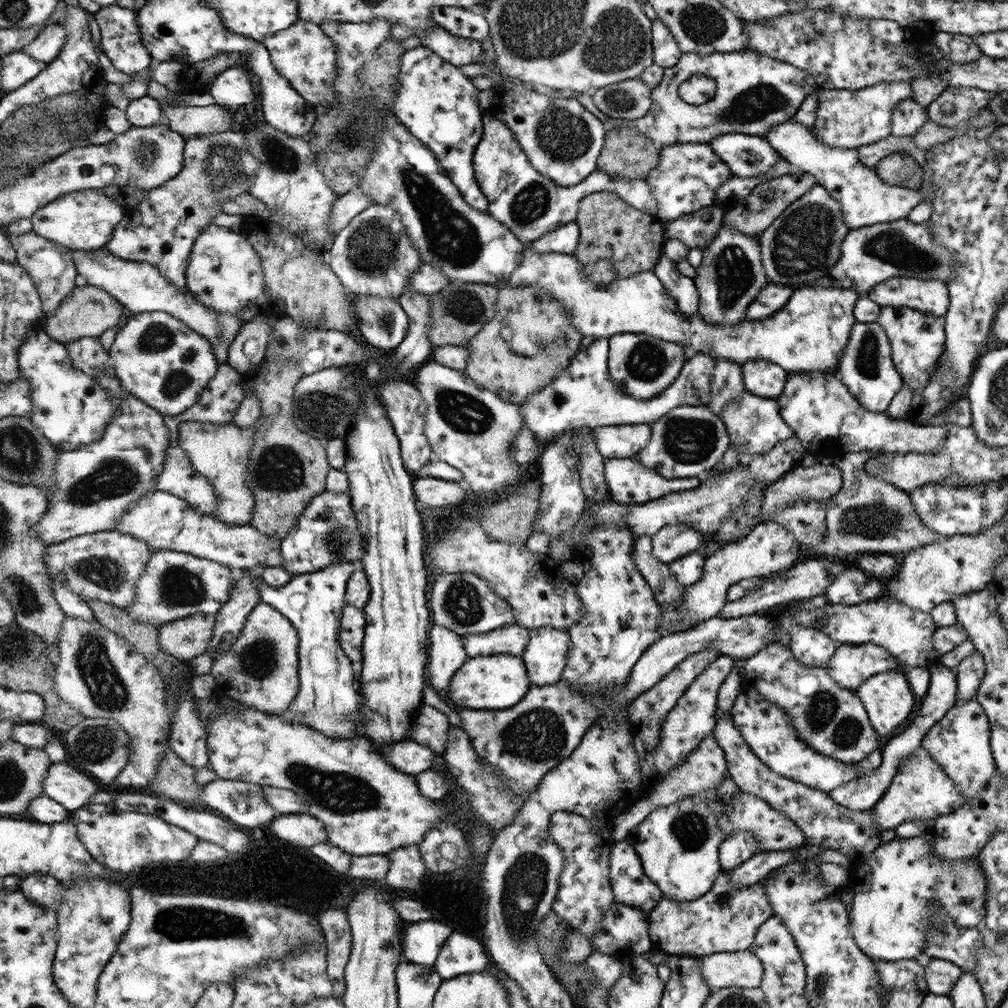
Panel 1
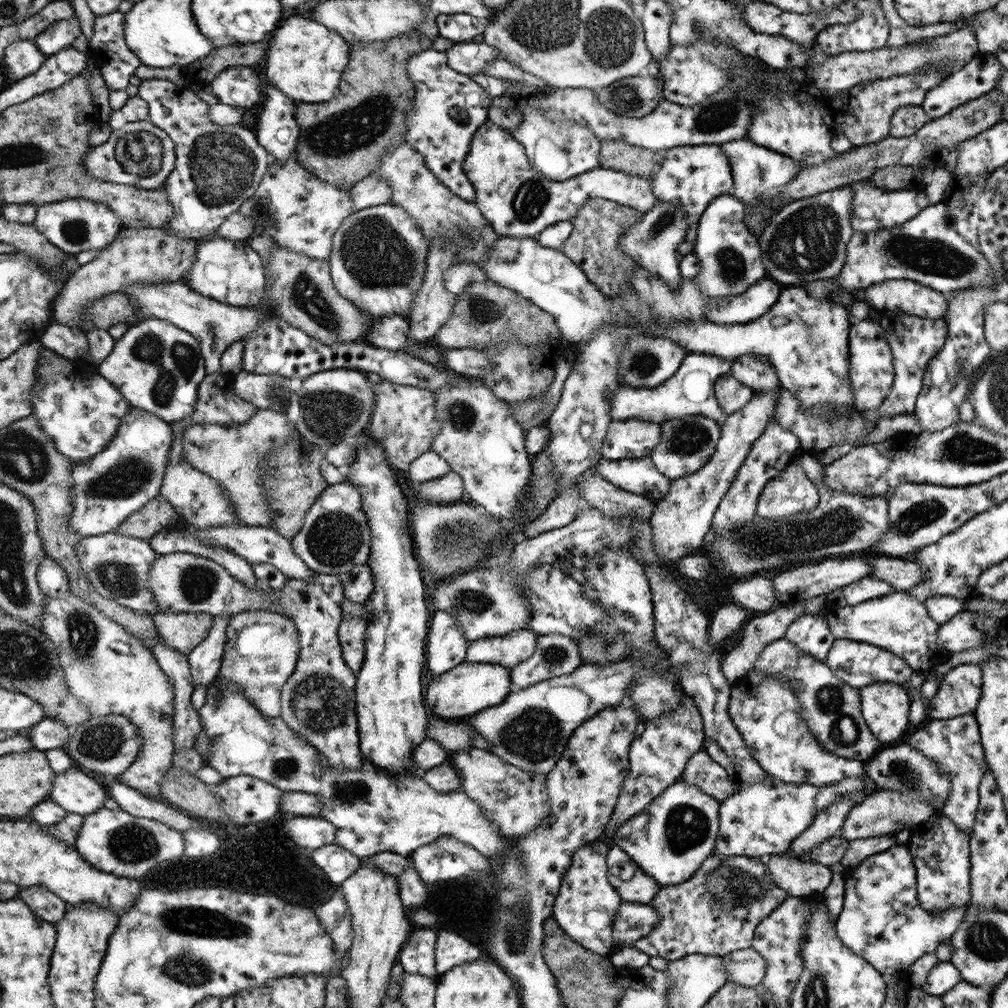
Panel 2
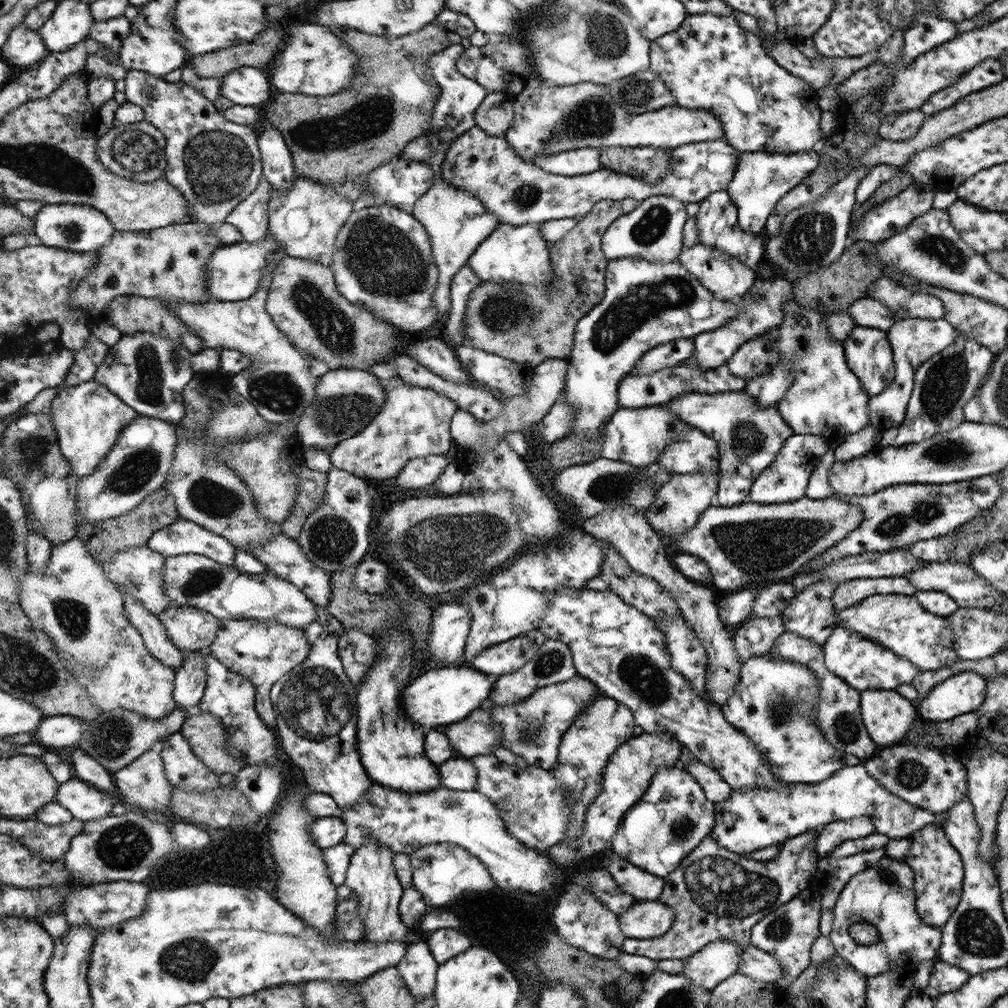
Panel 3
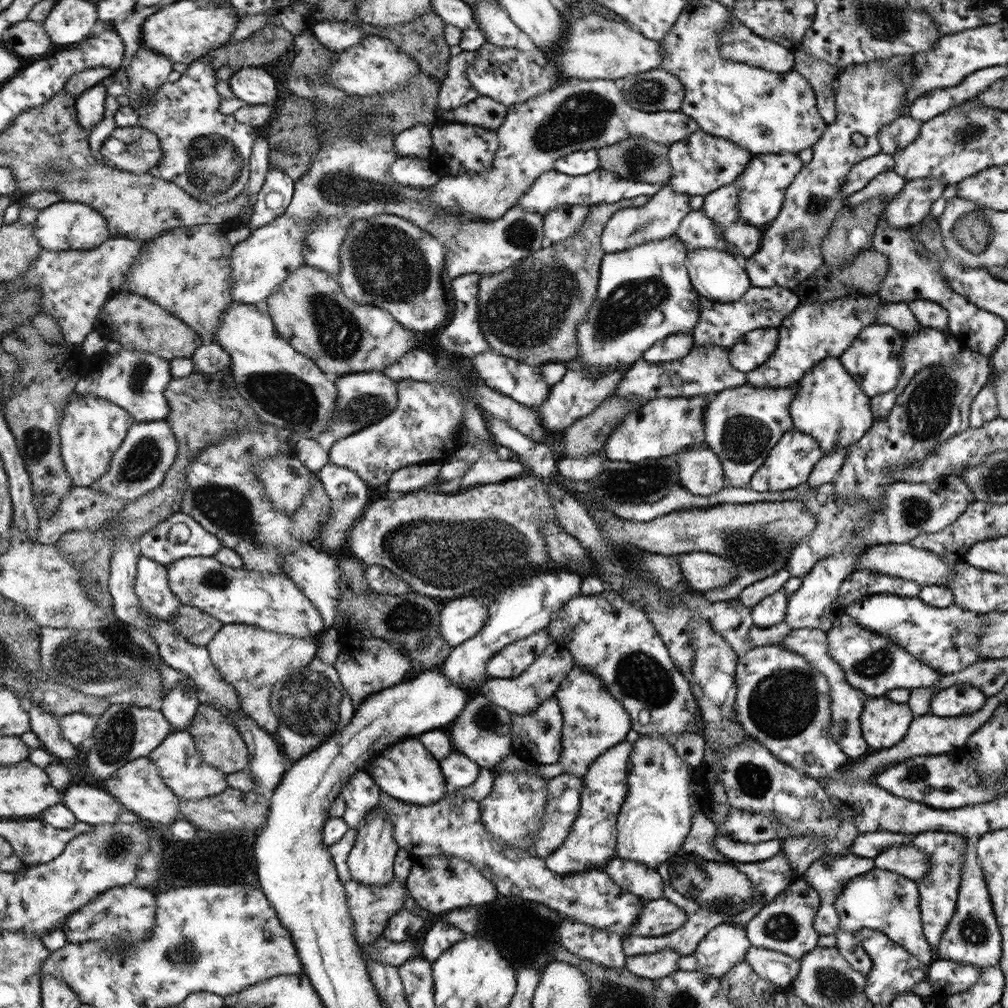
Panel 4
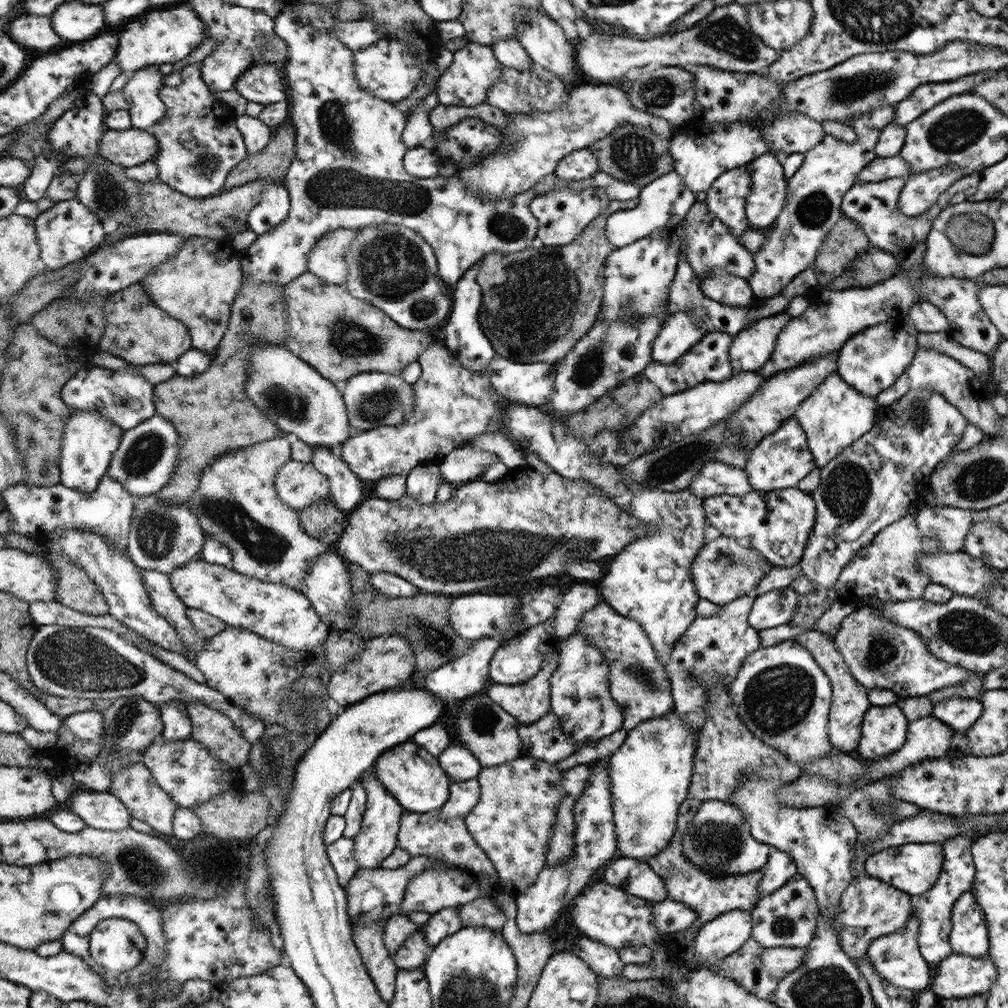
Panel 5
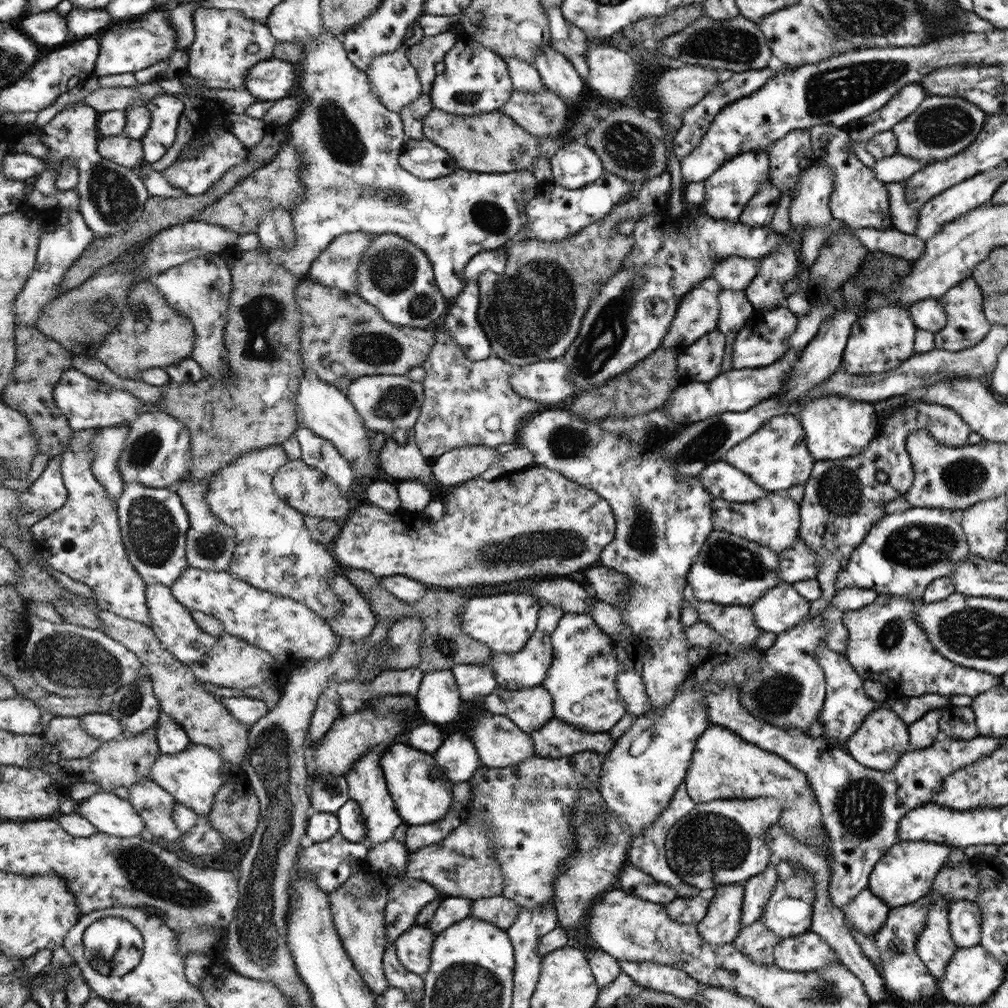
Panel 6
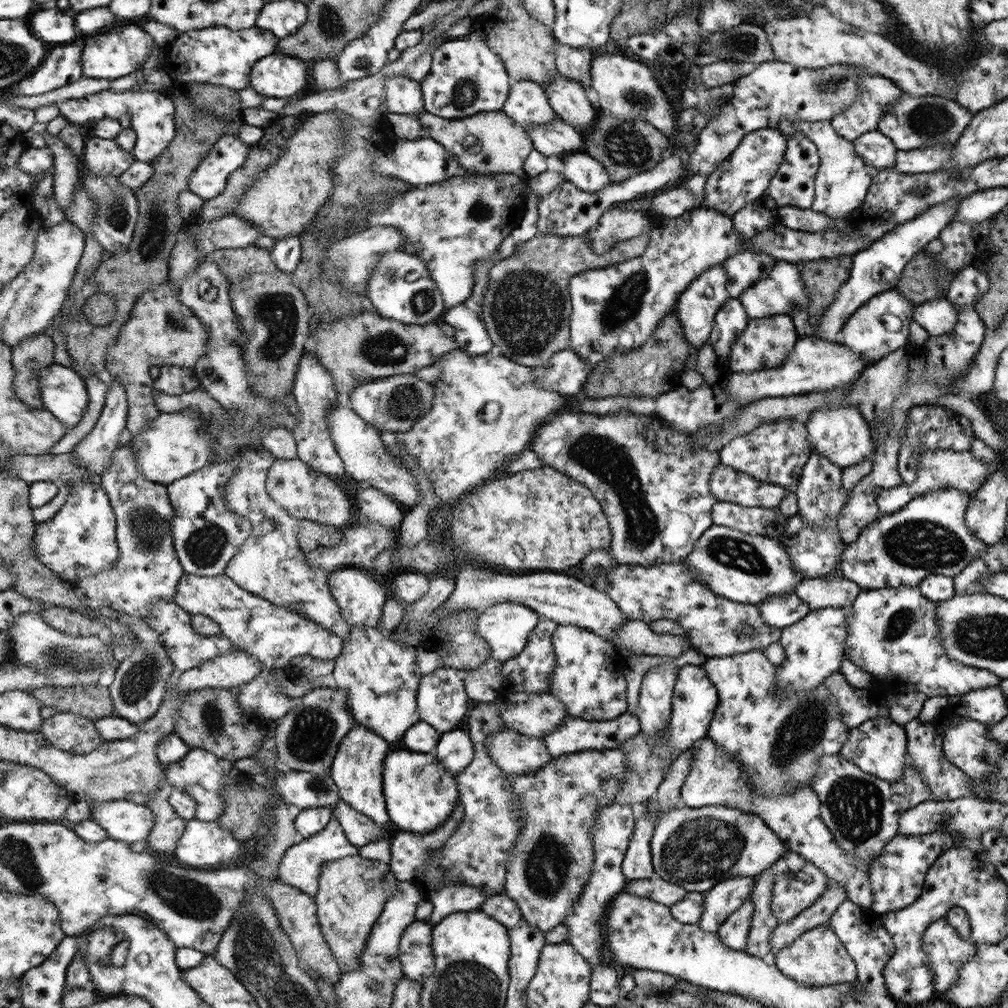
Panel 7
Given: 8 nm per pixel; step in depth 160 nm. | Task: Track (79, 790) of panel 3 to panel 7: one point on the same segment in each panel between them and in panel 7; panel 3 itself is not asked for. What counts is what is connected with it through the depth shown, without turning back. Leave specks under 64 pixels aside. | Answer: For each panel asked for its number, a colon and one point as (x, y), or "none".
4: (91, 806)
5: (98, 809)
6: (111, 814)
7: (124, 820)

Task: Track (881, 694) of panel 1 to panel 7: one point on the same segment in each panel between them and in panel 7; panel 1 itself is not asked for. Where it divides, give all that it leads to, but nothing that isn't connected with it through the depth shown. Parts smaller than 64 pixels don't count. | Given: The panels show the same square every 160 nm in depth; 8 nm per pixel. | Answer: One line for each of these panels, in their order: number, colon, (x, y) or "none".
2: (884, 706)
3: (887, 715)
4: (884, 723)
5: (884, 729)
6: (883, 737)
7: (879, 746)

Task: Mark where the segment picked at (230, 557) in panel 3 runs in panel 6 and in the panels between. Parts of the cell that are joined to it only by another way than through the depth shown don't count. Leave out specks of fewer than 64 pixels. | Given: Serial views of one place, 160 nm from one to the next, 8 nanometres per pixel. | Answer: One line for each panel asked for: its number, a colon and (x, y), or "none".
4: (181, 535)
5: (163, 537)
6: (155, 523)

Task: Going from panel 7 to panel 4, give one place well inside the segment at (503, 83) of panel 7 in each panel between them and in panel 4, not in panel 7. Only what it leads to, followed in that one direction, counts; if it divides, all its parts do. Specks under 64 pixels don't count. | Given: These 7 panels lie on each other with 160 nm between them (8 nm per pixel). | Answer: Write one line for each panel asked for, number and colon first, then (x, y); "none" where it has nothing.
4: (455, 91)
5: (474, 69)
6: (475, 80)

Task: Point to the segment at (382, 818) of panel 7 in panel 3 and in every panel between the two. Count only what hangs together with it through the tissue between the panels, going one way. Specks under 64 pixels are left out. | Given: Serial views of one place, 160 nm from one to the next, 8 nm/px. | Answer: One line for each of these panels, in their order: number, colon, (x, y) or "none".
3: (372, 877)
4: (371, 860)
5: (377, 840)
6: (366, 783)

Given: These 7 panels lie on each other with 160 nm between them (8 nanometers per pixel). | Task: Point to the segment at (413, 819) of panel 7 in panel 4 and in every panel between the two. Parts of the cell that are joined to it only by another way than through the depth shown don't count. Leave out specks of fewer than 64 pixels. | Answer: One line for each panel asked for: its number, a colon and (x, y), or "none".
4: (407, 771)
5: (411, 774)
6: (420, 791)

